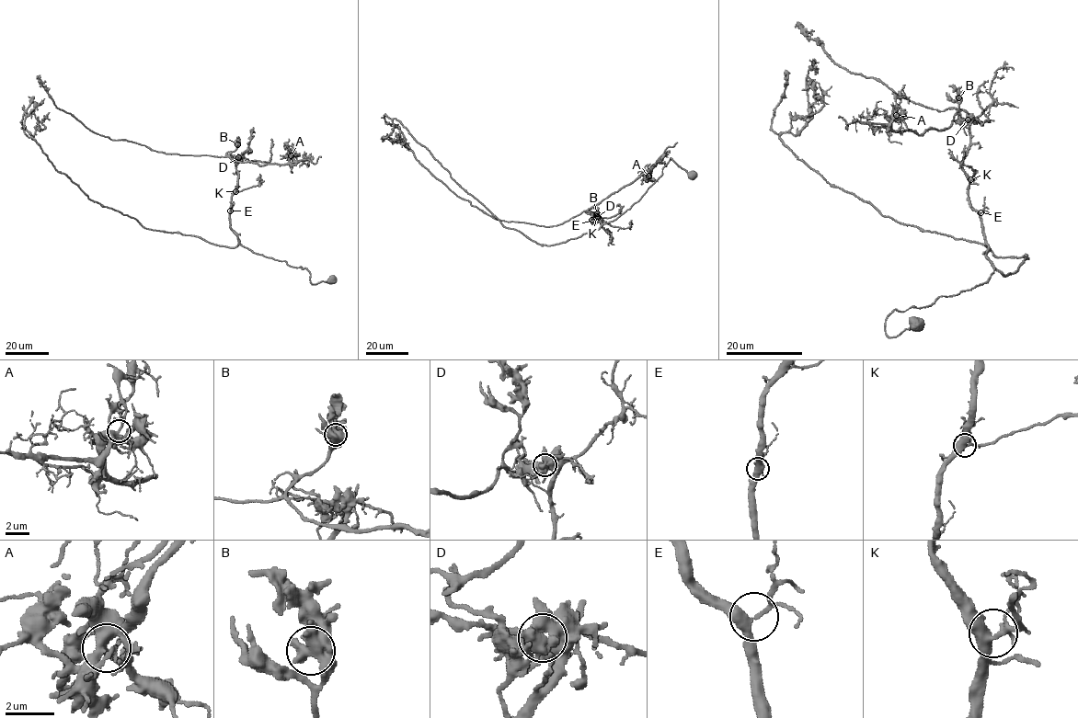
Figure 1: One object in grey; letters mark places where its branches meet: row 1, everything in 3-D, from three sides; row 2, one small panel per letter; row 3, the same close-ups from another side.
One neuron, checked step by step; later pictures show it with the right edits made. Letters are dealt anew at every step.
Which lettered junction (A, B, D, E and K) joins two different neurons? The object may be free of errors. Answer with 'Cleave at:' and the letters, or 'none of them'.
Cleave at: D

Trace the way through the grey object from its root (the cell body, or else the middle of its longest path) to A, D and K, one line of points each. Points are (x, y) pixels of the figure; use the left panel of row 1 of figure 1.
A: (331, 280), (312, 284), (305, 267), (252, 252), (230, 226), (238, 159), (227, 155), (260, 165), (291, 155)
D: (331, 280), (312, 284), (305, 267), (257, 254), (240, 244), (230, 222), (238, 157)
K: (331, 280), (312, 284), (305, 267), (291, 267), (243, 246), (230, 226), (231, 196), (235, 191)

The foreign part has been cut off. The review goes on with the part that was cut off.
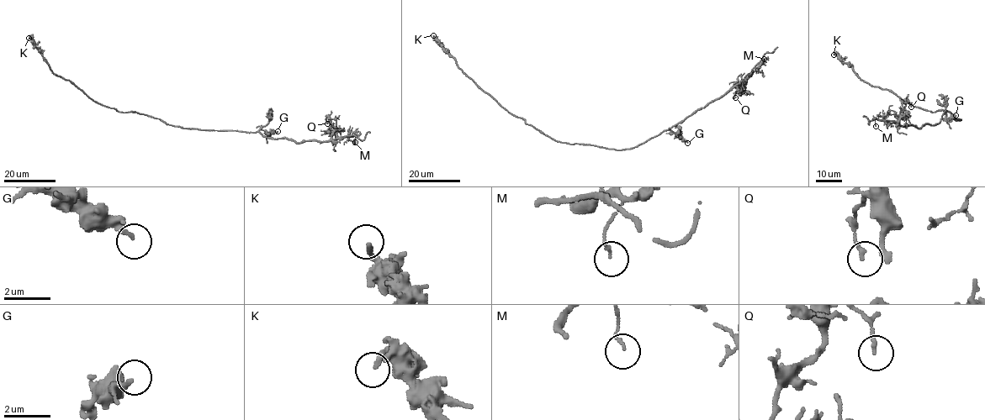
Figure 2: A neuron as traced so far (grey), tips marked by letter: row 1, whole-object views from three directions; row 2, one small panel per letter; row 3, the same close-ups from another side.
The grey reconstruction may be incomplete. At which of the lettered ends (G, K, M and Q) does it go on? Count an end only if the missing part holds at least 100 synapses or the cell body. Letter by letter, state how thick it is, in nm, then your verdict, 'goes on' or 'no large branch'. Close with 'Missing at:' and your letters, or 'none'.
G: 220 nm | no large branch
K: 190 nm | no large branch
M: 110 nm | no large branch
Q: 160 nm | no large branch
Missing at: none

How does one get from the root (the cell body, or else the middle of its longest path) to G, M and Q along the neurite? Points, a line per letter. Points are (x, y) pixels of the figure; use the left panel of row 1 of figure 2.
G: (184, 128), (248, 133), (256, 132), (261, 128), (267, 133), (278, 131)
M: (184, 128), (259, 132), (267, 137), (287, 138), (298, 143), (332, 141), (355, 135), (355, 142)
Q: (184, 128), (259, 132), (267, 137), (287, 138), (298, 143), (328, 141), (331, 129), (327, 117), (327, 123)

